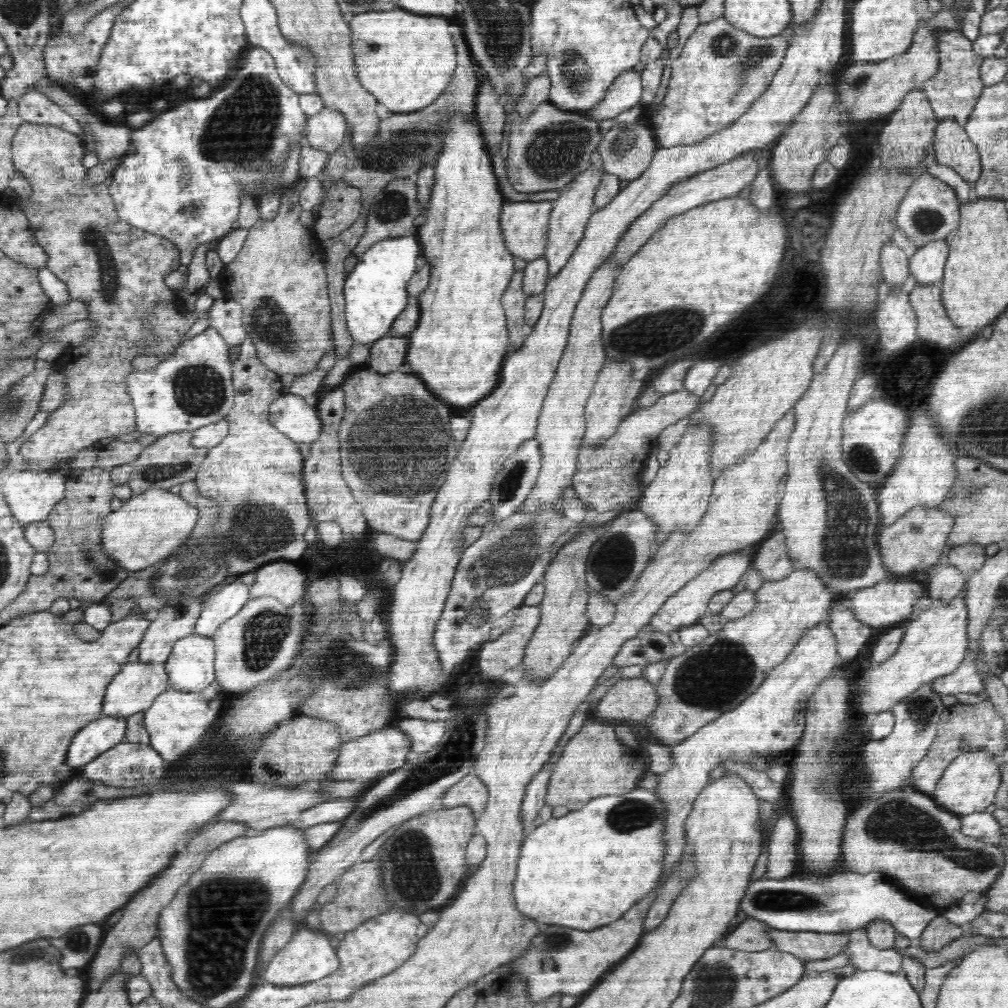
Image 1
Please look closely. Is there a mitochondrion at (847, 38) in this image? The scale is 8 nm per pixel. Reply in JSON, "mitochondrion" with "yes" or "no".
{"mitochondrion":"no"}

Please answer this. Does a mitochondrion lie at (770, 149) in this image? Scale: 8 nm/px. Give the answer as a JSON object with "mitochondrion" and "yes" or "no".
{"mitochondrion":"no"}

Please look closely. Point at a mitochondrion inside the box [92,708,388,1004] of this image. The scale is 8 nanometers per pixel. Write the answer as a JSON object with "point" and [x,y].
{"point":[223,914]}

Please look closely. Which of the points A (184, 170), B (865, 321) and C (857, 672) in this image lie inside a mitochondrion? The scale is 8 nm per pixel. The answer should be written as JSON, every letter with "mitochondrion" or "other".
{"A":"mitochondrion","B":"other","C":"other"}

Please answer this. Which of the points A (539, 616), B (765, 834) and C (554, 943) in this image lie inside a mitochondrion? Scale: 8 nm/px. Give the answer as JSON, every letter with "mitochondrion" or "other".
{"A":"other","B":"other","C":"mitochondrion"}

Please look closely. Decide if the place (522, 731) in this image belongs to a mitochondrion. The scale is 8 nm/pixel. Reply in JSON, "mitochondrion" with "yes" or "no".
{"mitochondrion":"no"}

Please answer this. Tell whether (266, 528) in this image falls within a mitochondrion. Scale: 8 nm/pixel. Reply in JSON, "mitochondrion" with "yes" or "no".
{"mitochondrion":"yes"}

